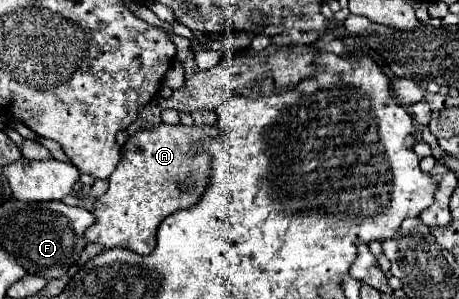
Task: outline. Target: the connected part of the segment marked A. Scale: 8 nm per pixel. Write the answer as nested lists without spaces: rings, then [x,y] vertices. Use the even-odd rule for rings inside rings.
[[[160,123],[132,135],[124,143],[124,155],[118,167],[108,177],[108,191],[96,201],[96,225],[86,231],[86,239],[100,243],[106,249],[124,247],[138,255],[150,255],[156,247],[156,231],[162,219],[174,211],[190,207],[190,203],[196,203],[206,191],[211,159],[205,152],[194,151],[194,143],[200,141],[205,132],[221,133],[207,125],[186,127],[180,123]]]

